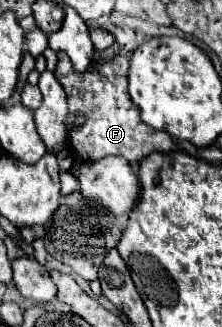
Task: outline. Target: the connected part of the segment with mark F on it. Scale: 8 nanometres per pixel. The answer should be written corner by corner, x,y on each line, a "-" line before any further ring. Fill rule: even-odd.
59,53
59,65
55,77
63,83
69,103
69,149
79,161
97,161
109,155
121,155
129,163
139,165
151,153
175,151
175,141
163,131
147,127
139,119
139,107
129,97
127,91
127,69
129,61
117,55
109,63
93,63
87,73
75,73
71,61
65,53
-
85,113
87,121
81,129
73,127
73,117

